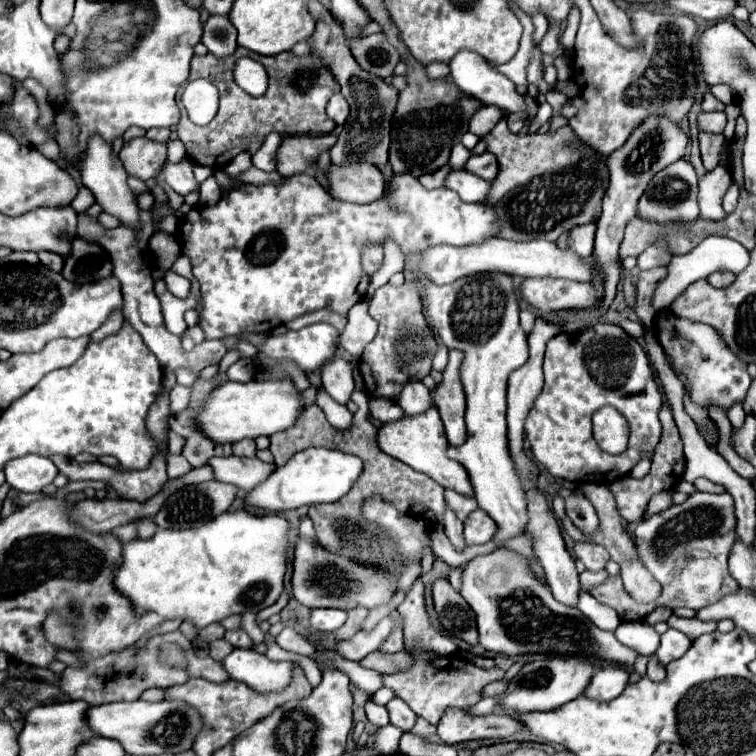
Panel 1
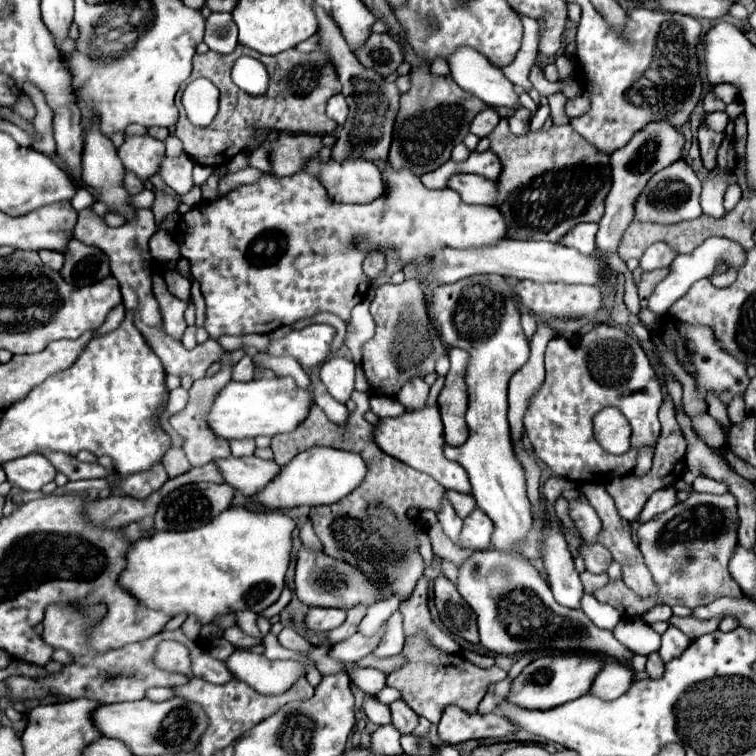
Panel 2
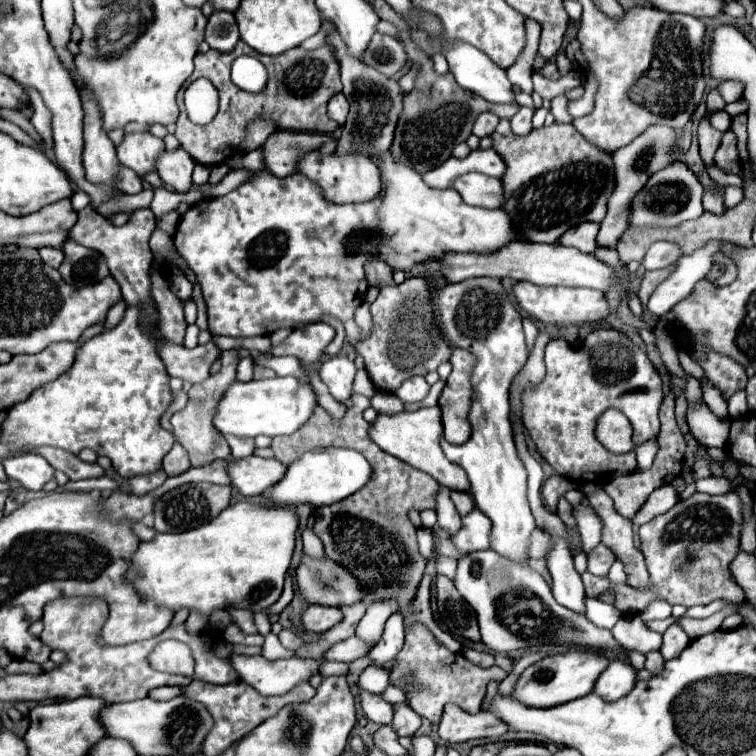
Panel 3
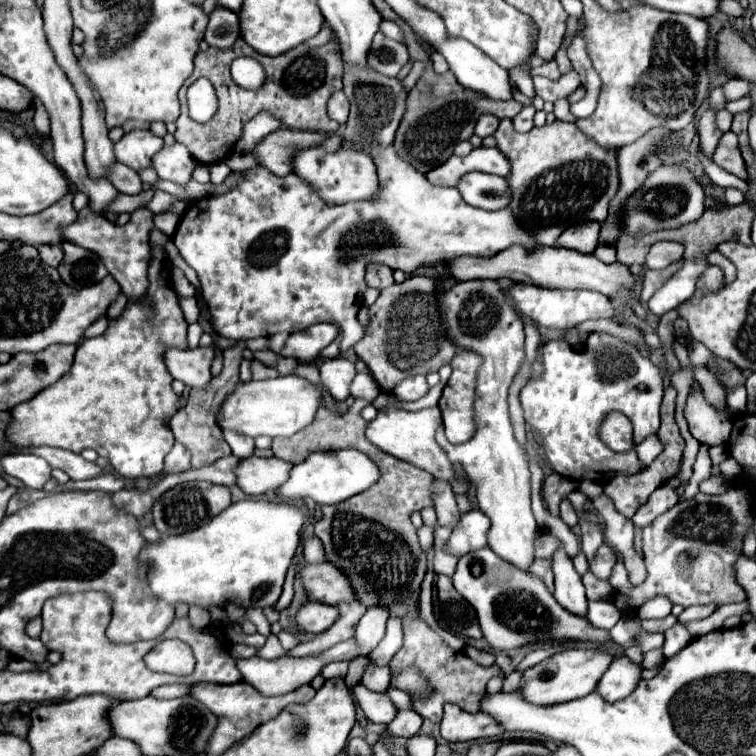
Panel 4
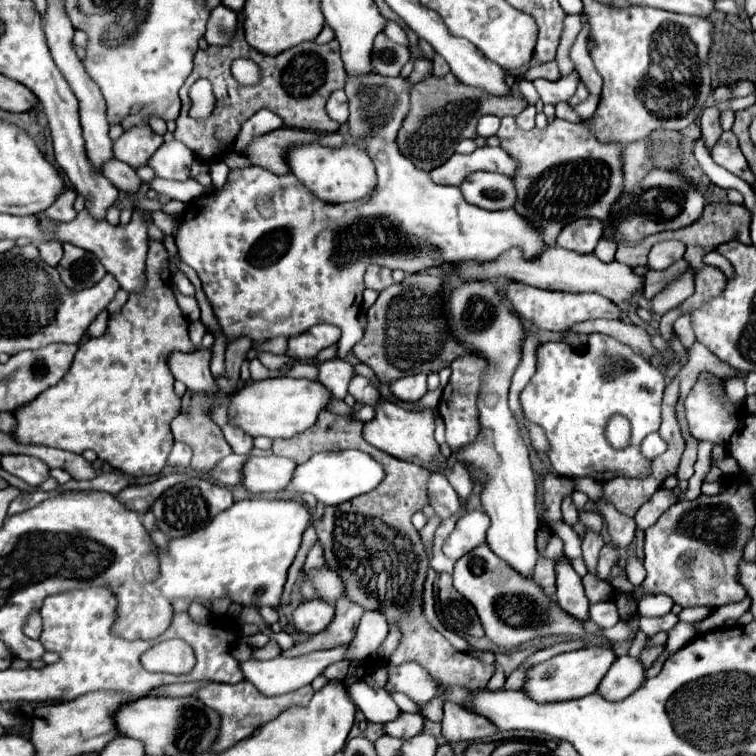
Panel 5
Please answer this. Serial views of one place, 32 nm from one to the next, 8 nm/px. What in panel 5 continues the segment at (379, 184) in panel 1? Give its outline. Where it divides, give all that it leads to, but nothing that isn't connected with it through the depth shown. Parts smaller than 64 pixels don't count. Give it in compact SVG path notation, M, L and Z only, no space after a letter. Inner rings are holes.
M308 144L308 146L296 146L288 152L288 166L290 172L302 180L306 188L310 188L320 200L328 204L340 204L340 202L352 202L360 198L368 198L376 188L376 170L370 160L370 156L360 150L358 146L344 144L342 148L330 150L320 144Z

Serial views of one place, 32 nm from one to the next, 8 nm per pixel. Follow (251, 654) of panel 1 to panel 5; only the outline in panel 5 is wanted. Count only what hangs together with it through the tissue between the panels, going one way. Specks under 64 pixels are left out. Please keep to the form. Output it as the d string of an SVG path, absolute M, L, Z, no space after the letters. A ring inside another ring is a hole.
M340 644L332 650L322 650L322 652L312 652L306 656L298 656L298 658L286 658L286 656L278 656L274 660L256 660L250 658L246 662L240 662L240 670L244 674L244 678L248 682L252 682L264 696L278 696L278 694L286 694L292 690L298 690L306 684L310 684L316 676L322 674L322 670L332 664L332 662L340 662L346 658L350 650L350 644Z

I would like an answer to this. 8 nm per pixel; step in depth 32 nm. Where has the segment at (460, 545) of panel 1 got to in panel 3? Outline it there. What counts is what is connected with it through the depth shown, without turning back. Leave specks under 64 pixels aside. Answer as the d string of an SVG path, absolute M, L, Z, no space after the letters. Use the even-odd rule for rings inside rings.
M442 488L440 494L438 494L438 524L450 534L450 536L456 536L456 532L460 530L460 516L450 500L450 490L448 488Z

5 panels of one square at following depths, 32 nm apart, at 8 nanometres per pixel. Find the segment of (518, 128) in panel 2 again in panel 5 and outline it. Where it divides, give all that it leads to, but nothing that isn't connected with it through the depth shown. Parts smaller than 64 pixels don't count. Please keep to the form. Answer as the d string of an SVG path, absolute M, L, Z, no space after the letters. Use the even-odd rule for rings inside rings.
M528 104L524 108L524 112L520 112L520 116L516 116L516 126L520 130L532 130L534 128L534 116L536 116L536 108L532 104Z

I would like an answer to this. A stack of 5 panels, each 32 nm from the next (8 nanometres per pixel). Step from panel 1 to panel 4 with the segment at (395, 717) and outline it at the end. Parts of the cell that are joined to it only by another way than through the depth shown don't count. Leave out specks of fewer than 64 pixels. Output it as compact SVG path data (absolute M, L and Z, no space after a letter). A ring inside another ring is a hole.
M398 710L396 718L388 724L388 730L394 736L404 736L404 738L412 738L422 726L422 718L414 712L414 710Z

